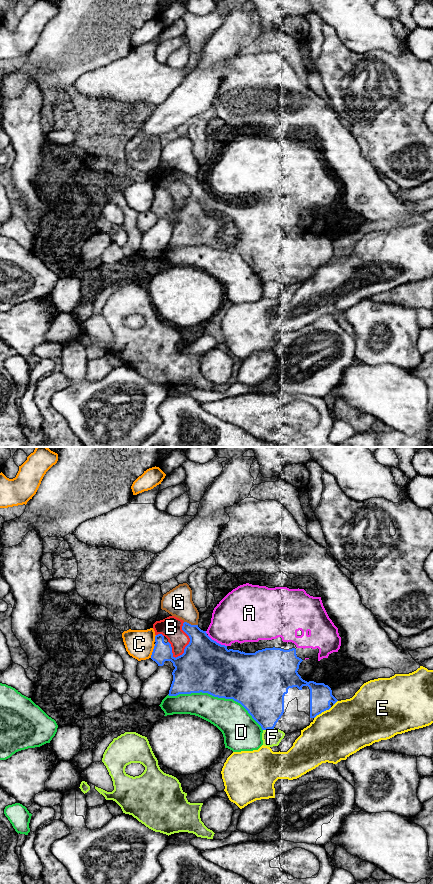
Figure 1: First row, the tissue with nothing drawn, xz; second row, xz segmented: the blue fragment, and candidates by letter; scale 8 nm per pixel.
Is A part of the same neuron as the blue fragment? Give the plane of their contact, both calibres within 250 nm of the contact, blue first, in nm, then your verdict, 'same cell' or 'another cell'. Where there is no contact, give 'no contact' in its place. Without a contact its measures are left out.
meets blue in xz; 420 nm thick on the blue side, 380 nm on the other; same cell

